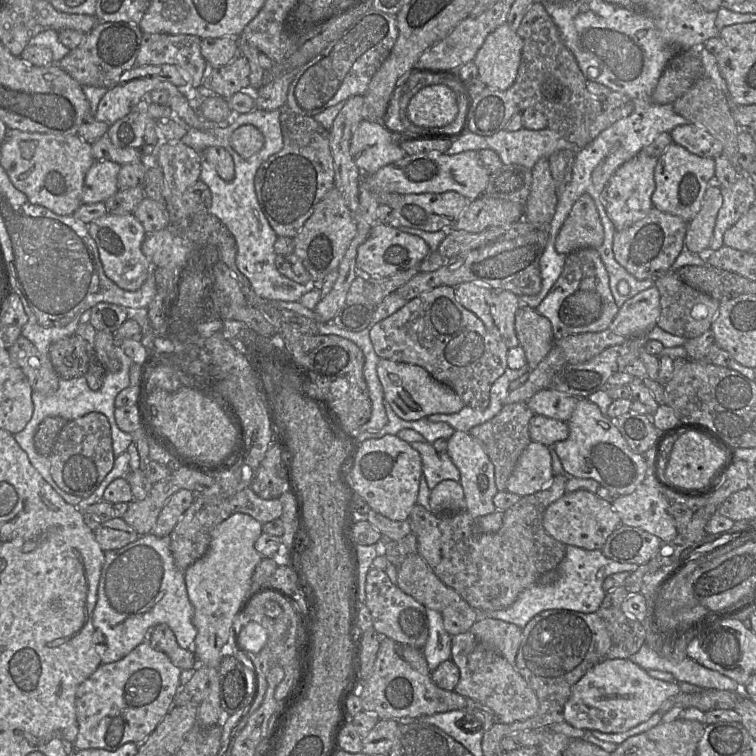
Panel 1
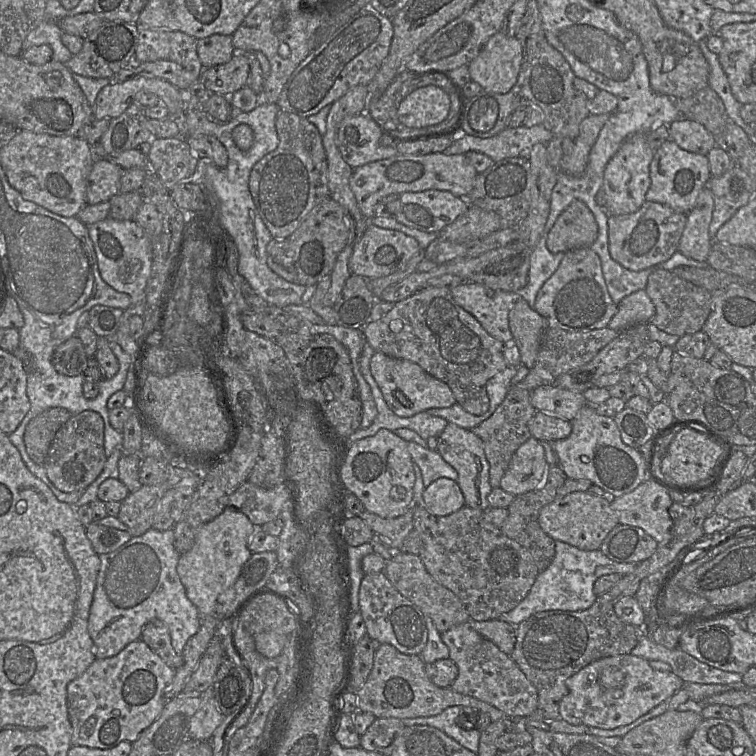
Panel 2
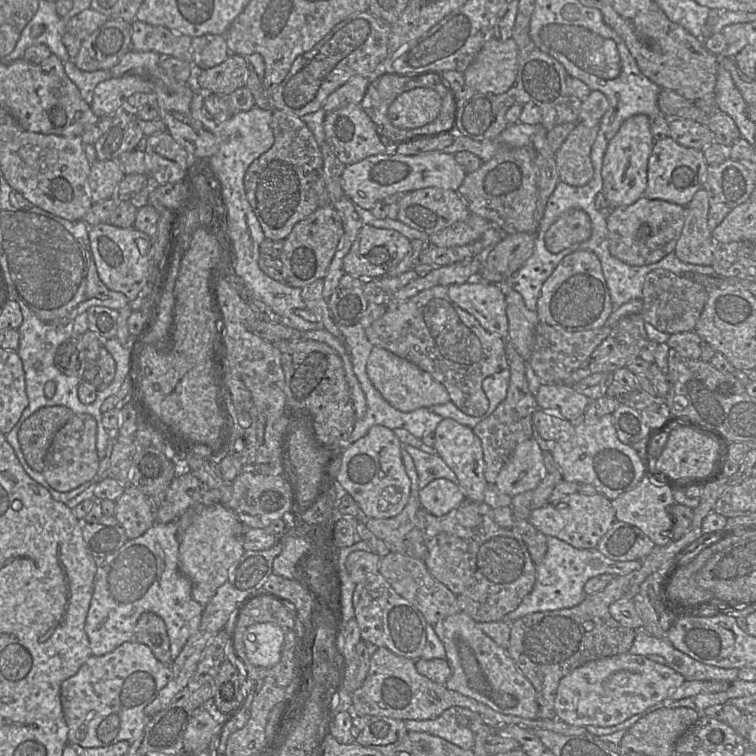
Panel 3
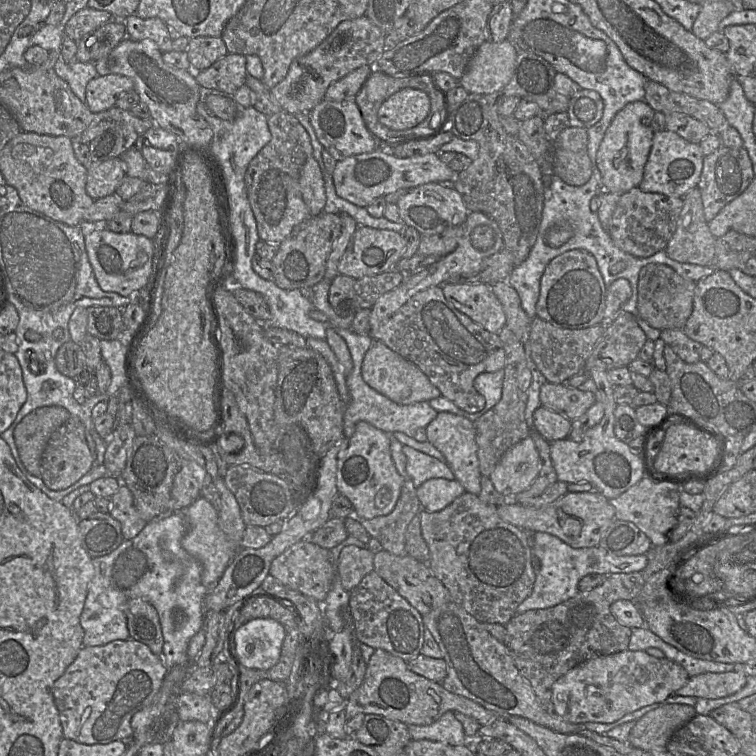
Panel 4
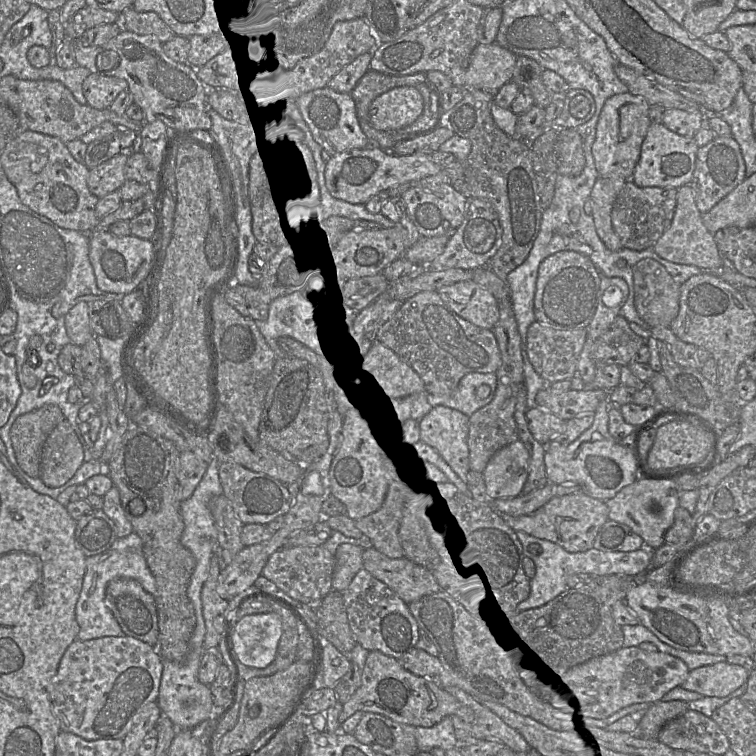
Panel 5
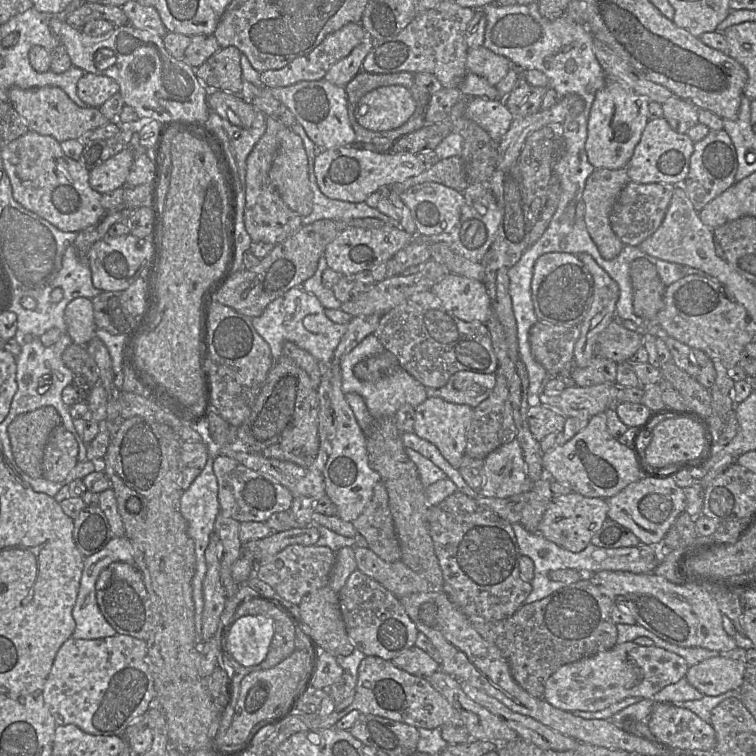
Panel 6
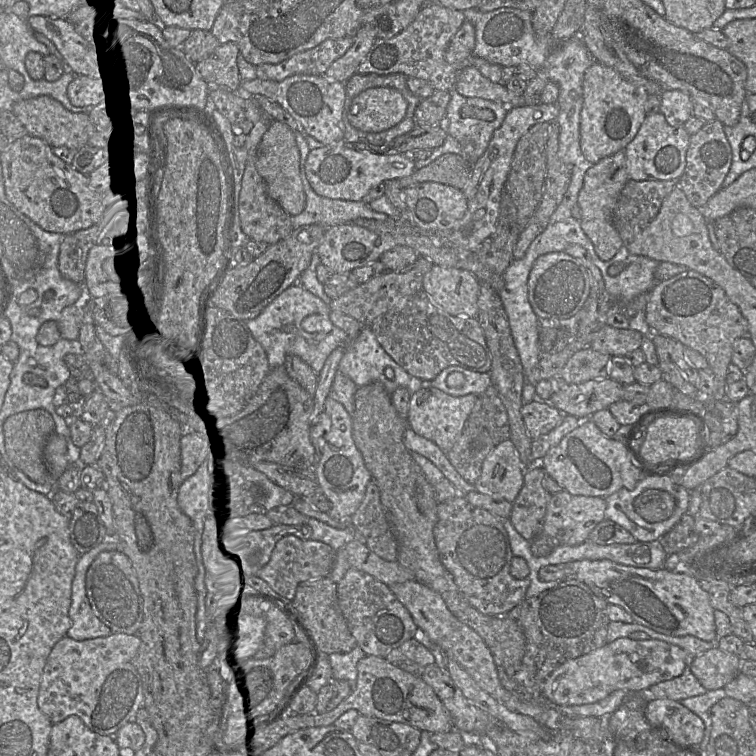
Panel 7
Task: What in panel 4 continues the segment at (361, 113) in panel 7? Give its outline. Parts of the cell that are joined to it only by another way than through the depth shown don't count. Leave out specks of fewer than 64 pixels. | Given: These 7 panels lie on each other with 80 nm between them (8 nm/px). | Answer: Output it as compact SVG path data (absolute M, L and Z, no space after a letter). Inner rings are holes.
M404 88L381 105L378 119L391 130L407 130L422 123L430 111L430 96L422 88Z

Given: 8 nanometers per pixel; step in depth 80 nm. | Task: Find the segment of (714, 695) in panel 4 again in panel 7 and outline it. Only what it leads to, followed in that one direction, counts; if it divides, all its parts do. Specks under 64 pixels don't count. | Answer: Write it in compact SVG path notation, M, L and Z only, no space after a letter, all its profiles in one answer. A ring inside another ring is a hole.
M714 647L693 658L691 672L707 691L723 689L740 673L741 662L738 655Z

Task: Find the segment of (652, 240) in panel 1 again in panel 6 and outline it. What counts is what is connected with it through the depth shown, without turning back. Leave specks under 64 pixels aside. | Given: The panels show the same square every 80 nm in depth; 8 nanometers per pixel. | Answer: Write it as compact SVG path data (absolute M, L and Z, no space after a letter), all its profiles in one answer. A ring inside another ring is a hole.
M634 181L620 192L610 214L610 224L624 245L639 247L661 225L670 204L675 186L663 183L640 184Z

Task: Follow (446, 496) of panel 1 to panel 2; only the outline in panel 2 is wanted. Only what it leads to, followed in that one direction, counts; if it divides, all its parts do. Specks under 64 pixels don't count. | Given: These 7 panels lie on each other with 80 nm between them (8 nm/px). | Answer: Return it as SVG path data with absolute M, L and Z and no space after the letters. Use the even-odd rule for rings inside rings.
M442 477L433 481L423 491L423 506L435 516L446 516L465 505L458 483Z

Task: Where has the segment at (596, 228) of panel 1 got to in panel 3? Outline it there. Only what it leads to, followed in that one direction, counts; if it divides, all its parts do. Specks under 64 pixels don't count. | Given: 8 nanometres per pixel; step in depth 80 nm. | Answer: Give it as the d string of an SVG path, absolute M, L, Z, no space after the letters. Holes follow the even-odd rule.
M579 208L564 212L545 234L545 244L551 253L559 253L591 236L592 227L588 214Z

